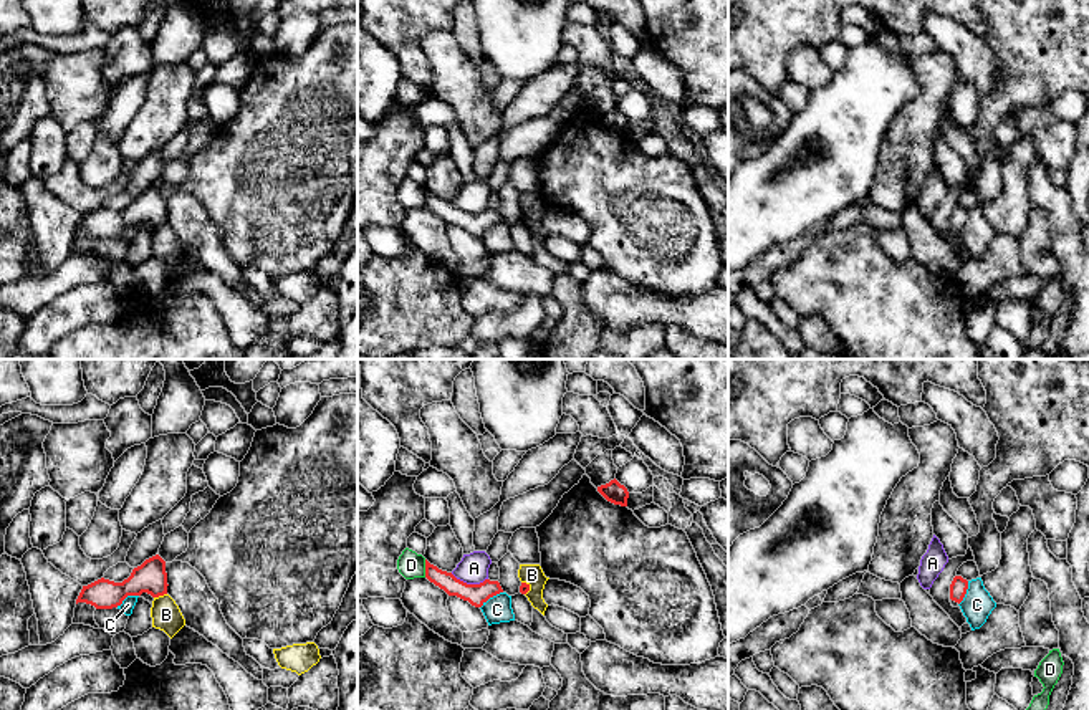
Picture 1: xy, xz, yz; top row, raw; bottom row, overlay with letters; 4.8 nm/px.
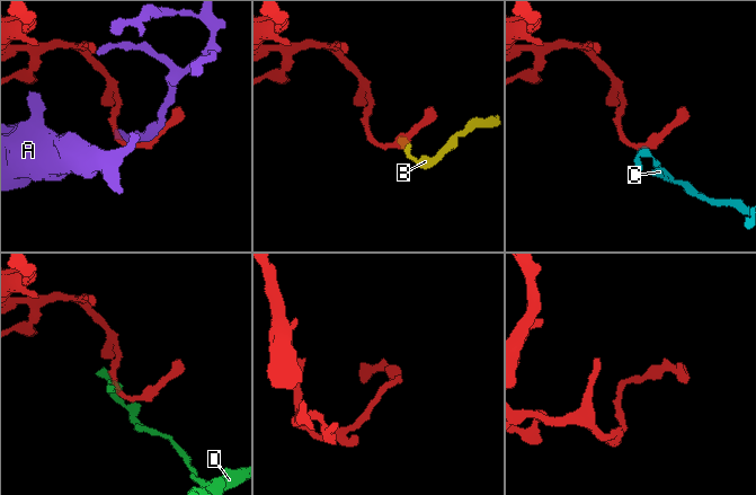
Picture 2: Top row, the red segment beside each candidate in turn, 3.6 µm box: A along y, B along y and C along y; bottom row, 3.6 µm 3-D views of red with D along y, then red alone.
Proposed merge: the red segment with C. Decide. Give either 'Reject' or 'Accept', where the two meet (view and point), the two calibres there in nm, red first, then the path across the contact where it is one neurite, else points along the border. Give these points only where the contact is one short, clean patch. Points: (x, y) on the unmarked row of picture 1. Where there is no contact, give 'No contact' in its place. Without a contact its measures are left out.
Reject. Touches red at xz (490, 225). Thickness 100 nm (red) against 130 nm. Boundary: xz (502, 220), (480, 237)

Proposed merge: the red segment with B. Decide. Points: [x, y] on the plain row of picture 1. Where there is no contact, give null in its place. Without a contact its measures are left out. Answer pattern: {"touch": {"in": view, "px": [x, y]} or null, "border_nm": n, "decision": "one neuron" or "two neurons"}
{"touch": {"in": "xy", "px": [159, 224]}, "border_nm": 70, "decision": "two neurons"}

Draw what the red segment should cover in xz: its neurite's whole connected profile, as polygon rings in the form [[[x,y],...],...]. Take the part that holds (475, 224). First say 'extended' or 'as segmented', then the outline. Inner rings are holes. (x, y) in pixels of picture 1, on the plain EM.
as segmented; [[[425,189],[425,207],[444,218],[449,225],[468,230],[475,237],[482,237],[490,227],[503,222],[498,210],[485,209],[480,213],[467,213],[452,202],[442,200]]]

